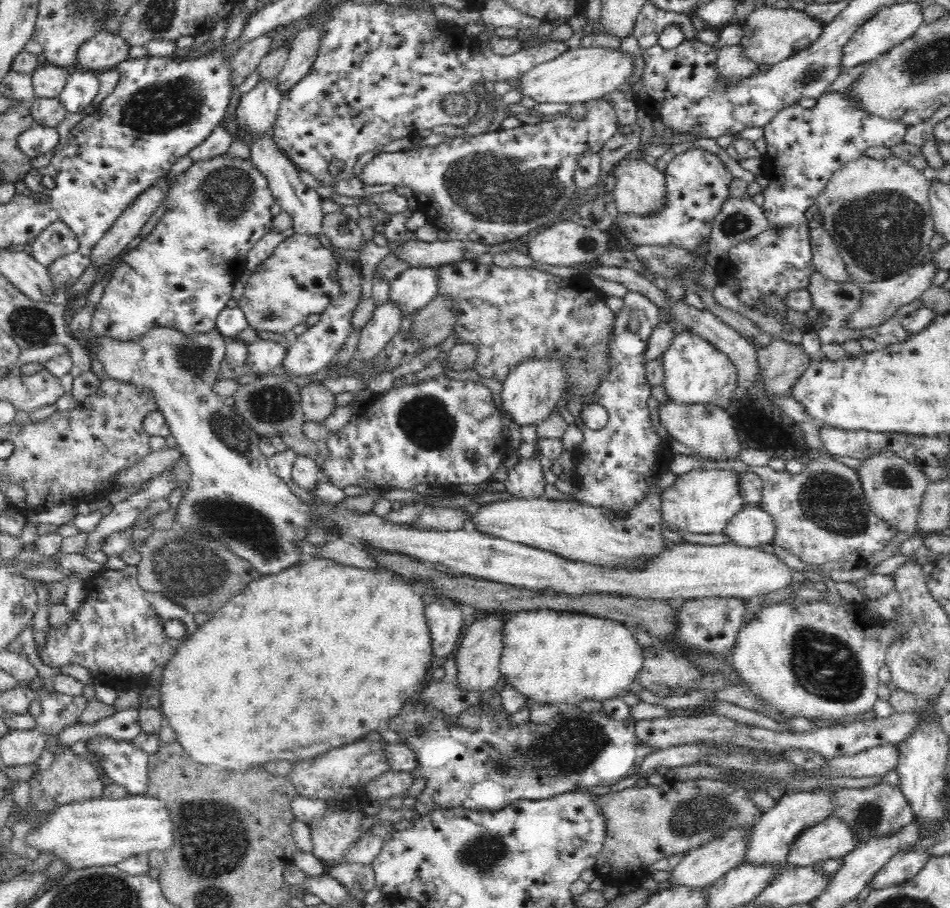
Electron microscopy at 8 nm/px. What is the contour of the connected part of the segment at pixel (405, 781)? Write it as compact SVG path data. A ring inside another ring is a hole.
M390 771L370 782L368 789L369 797L376 800L377 798L406 798L412 784L414 784L414 775L406 771Z

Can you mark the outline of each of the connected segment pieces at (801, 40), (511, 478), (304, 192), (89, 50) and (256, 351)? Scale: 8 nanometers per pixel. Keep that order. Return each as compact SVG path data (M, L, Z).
M756 6L744 22L739 22L742 27L743 35L739 40L741 56L747 58L748 62L753 62L758 67L760 64L770 64L772 67L782 60L792 58L801 50L812 46L815 40L821 35L824 24L820 24L808 17L803 11L788 8L778 10L768 6Z
M520 458L513 470L509 472L504 484L512 498L530 500L530 498L544 496L544 487L550 479L536 458Z
M272 136L252 138L250 161L268 181L274 203L278 204L283 214L289 215L292 219L292 230L296 234L322 236L322 224L325 216L321 207L323 198L301 181L298 175L299 171L294 163L281 152Z
M115 28L102 29L84 41L76 51L76 69L102 72L128 59L130 50Z
M290 338L284 343L276 342L270 339L260 339L258 342L254 342L254 344L247 345L246 360L247 365L250 368L249 372L261 376L270 372L270 370L274 370L276 366L280 366L289 341Z

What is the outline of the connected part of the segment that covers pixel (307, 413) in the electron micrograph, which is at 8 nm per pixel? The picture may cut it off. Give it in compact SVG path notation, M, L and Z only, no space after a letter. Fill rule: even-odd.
M310 383L302 386L302 408L305 420L321 423L336 412L336 398L321 383Z

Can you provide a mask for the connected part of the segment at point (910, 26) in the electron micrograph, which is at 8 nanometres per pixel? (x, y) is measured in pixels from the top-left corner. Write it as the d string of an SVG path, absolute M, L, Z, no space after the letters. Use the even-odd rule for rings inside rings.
M903 3L884 8L872 16L868 22L862 24L856 30L842 47L843 51L839 62L841 73L850 72L852 68L856 68L860 64L876 60L876 58L888 52L893 46L910 38L920 28L920 25L924 23L923 11L922 6L918 3Z

